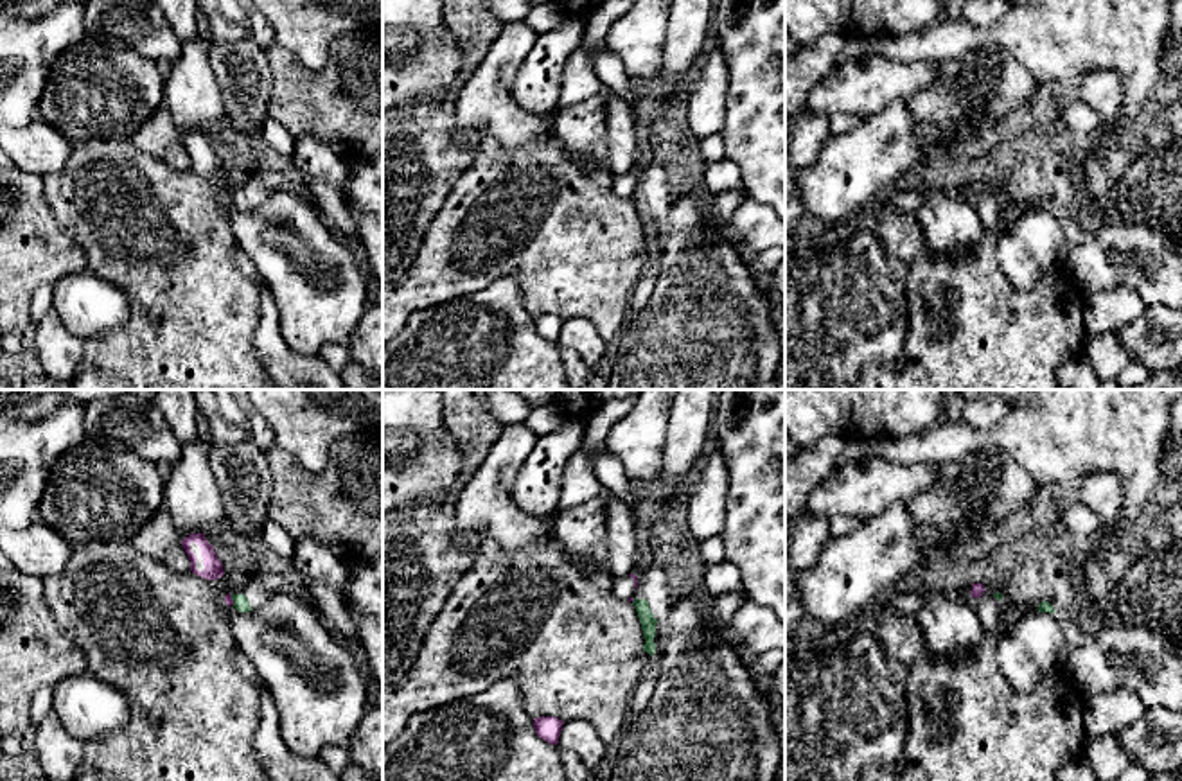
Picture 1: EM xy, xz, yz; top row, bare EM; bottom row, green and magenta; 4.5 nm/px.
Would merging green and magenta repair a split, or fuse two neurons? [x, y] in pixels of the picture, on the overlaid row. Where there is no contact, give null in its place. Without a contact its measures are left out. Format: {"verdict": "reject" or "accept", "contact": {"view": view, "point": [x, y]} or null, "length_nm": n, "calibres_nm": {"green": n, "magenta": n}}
{"verdict": "reject", "contact": {"view": "xy", "point": [232, 598]}, "length_nm": 60, "calibres_nm": {"green": 70, "magenta": 40}}

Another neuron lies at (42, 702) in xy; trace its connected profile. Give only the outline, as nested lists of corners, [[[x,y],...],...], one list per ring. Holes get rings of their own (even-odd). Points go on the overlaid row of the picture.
[[[40,688],[31,702],[29,720],[32,733],[40,727],[47,713],[54,709],[54,688]]]

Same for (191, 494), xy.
[[[207,440],[183,443],[181,456],[163,483],[163,501],[180,540],[225,524],[223,497],[210,469]]]

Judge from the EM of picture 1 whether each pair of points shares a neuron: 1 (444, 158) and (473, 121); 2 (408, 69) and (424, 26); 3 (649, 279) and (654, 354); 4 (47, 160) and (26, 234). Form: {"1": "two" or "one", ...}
{"1": "two", "2": "one", "3": "two", "4": "two"}

